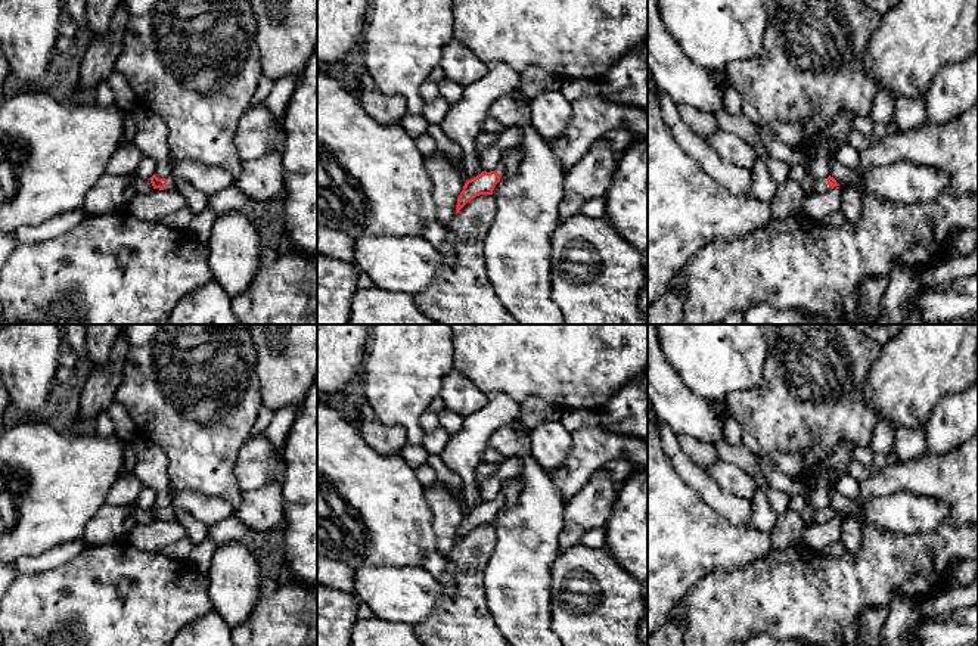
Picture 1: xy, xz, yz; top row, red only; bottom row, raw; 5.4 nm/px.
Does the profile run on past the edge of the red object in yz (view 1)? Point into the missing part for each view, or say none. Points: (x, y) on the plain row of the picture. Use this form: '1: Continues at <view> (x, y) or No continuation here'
1: Continues at yz (820, 516)

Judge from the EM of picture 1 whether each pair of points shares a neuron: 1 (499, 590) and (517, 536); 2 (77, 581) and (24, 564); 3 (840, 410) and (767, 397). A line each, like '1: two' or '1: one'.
1: one
2: two
3: one

